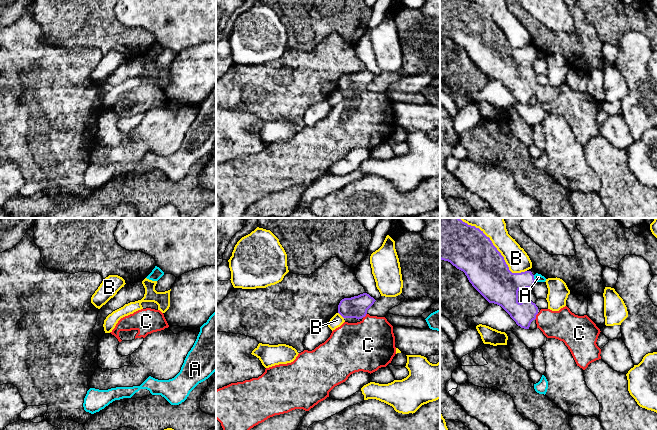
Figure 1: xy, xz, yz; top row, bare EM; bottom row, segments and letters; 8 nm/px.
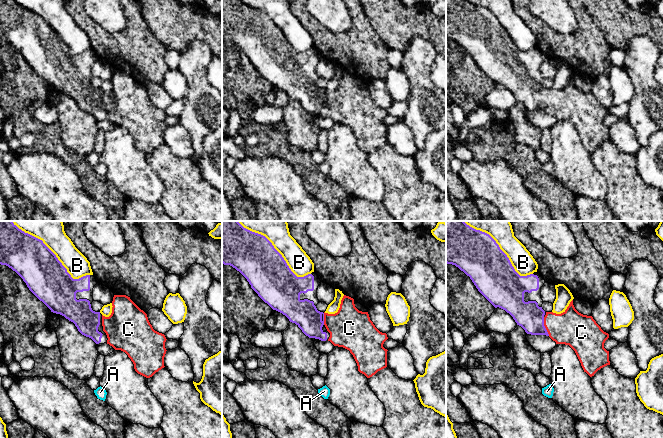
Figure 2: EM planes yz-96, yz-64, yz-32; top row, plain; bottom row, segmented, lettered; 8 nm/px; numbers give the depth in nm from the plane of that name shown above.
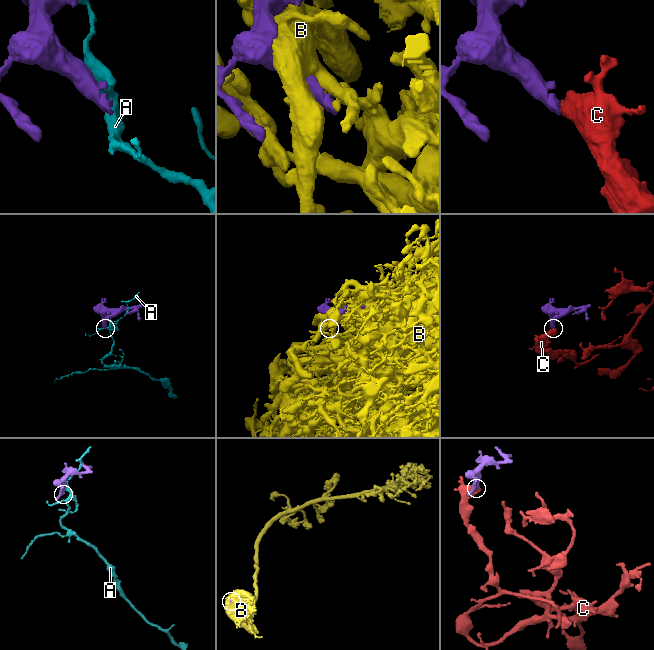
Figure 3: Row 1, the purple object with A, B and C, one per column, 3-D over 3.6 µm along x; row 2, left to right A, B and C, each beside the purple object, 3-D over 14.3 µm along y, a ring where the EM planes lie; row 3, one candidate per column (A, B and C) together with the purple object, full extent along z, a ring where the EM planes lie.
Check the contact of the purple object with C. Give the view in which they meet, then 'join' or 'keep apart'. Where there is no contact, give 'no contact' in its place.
meets purple in yz; join

